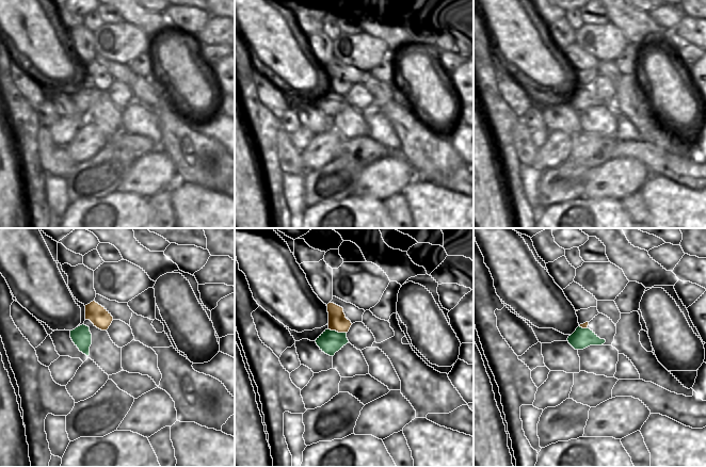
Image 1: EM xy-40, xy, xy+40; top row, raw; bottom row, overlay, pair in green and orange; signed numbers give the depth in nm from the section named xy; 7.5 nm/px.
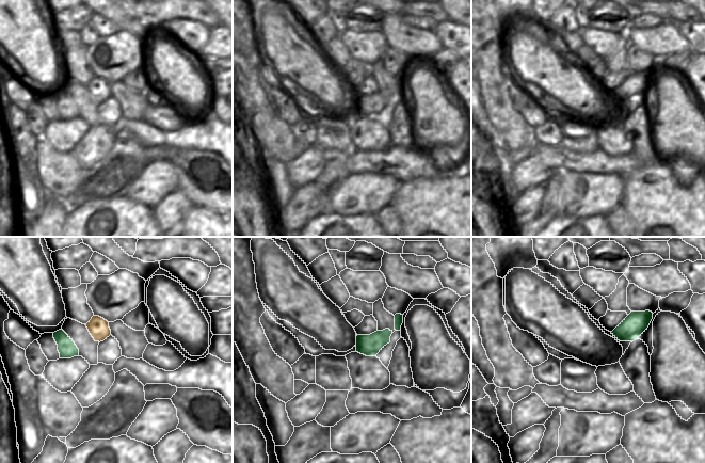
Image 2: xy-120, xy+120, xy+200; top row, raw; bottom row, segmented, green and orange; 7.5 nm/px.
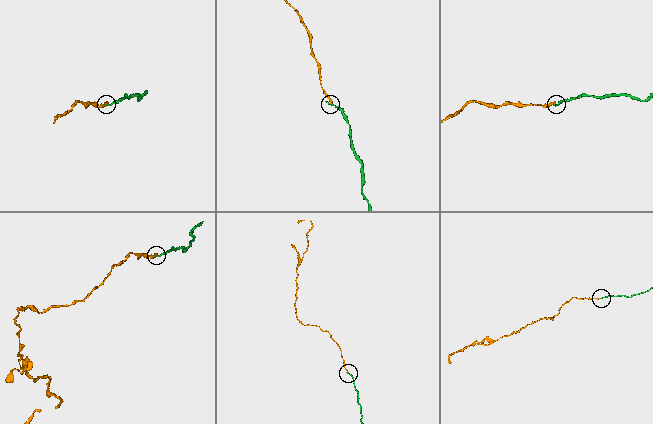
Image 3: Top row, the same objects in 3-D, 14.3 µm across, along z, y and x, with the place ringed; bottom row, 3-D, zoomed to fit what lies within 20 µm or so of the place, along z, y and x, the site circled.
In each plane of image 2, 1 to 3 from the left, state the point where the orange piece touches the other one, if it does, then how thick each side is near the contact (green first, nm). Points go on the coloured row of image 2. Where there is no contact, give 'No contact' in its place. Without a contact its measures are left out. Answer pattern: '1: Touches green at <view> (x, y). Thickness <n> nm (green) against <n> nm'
1: No contact
2: No contact
3: No contact.

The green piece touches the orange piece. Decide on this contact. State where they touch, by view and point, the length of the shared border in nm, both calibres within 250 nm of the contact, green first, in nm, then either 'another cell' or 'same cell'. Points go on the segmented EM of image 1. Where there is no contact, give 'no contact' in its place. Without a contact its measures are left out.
xy (337, 332) | 150 nm | 180/140 nm | another cell

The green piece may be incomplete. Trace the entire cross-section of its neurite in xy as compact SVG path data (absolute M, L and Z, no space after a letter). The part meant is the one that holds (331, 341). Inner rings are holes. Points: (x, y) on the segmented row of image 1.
M328 328L325 329L315 341L320 350L330 356L334 356L336 352L349 343L347 333L338 333Z

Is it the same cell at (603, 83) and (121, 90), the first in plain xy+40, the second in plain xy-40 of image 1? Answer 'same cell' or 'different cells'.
same cell

